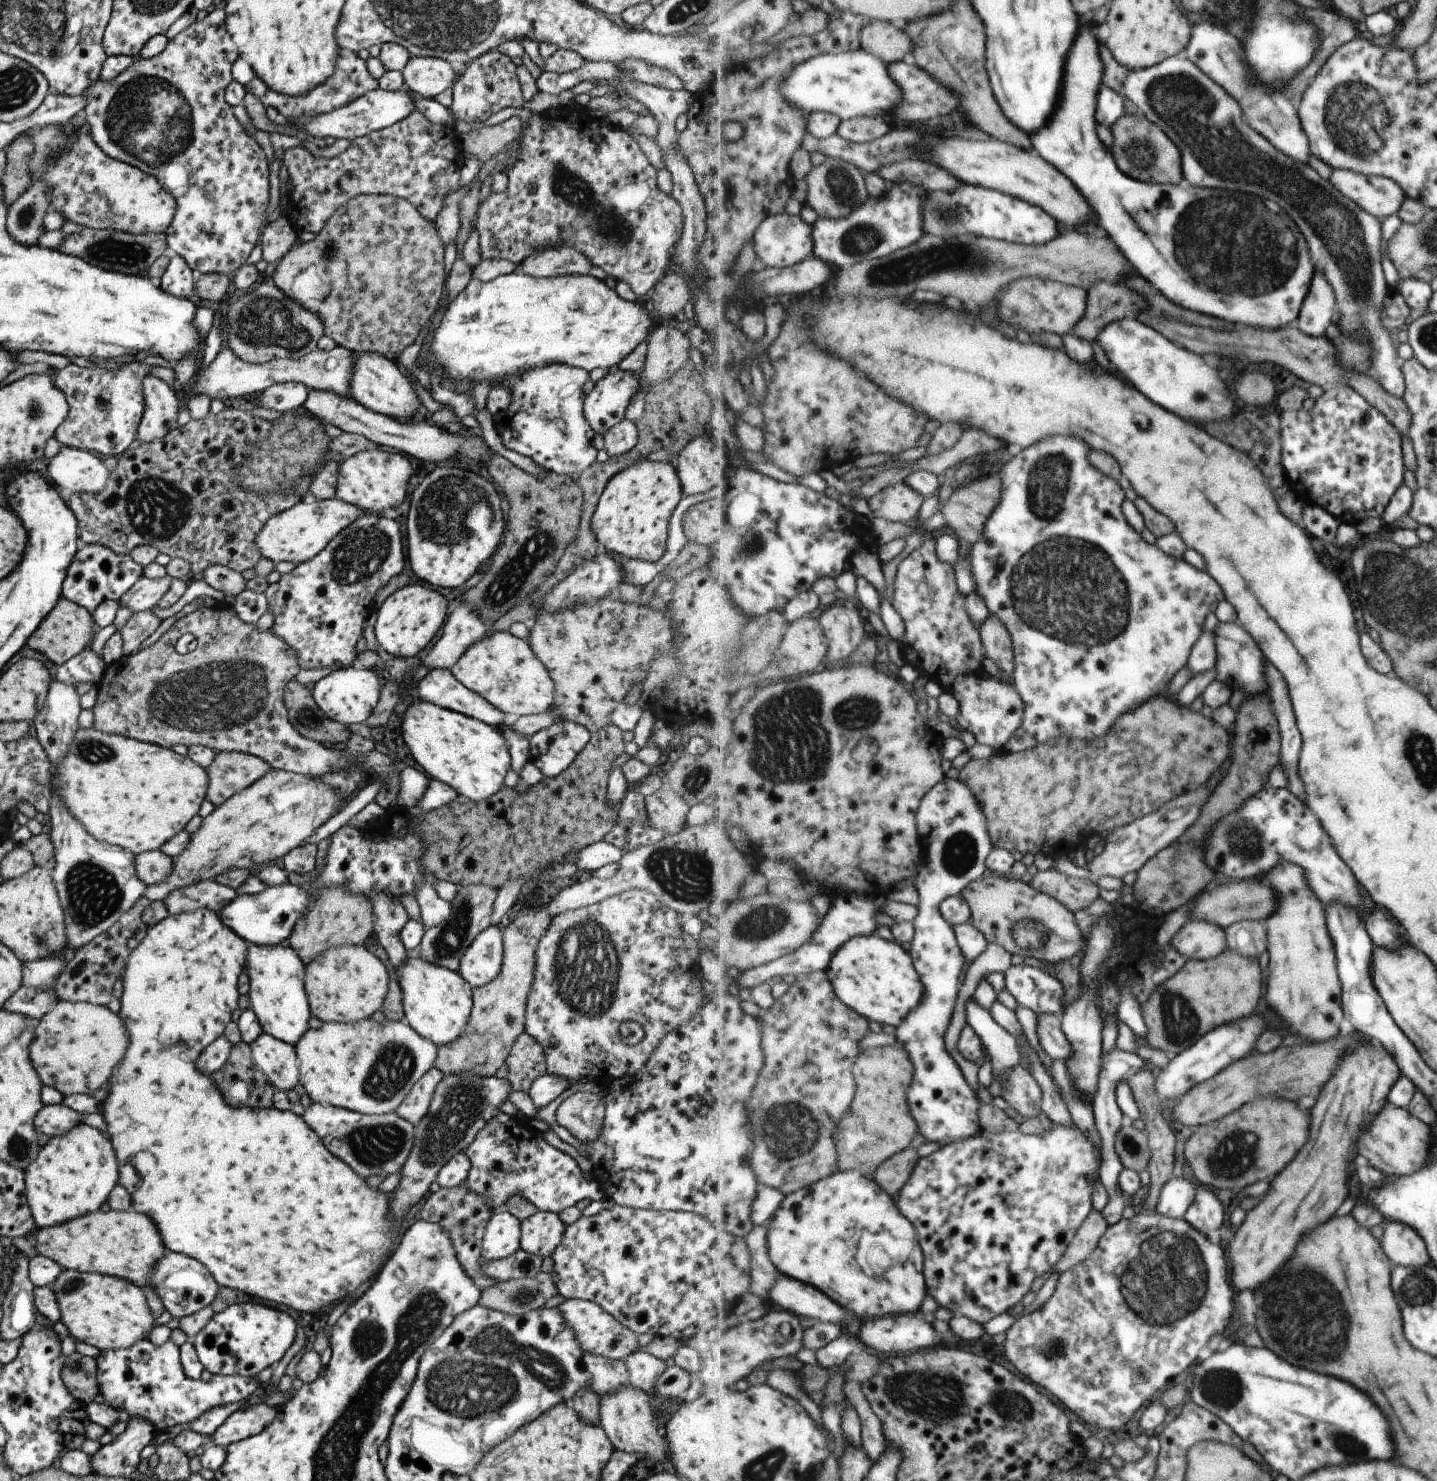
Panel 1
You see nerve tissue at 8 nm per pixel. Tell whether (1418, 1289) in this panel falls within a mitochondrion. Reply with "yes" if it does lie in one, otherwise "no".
yes

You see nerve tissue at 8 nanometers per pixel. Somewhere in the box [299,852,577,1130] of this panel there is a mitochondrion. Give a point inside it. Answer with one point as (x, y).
(395, 1064)

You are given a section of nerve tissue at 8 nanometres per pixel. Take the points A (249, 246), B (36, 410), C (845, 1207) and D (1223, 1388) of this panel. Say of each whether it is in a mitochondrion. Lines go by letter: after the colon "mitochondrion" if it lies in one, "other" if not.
A: other
B: mitochondrion
C: other
D: mitochondrion

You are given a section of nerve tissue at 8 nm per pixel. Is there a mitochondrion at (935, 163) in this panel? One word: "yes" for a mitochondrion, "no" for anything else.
no

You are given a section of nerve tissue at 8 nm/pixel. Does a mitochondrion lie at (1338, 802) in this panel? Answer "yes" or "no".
no

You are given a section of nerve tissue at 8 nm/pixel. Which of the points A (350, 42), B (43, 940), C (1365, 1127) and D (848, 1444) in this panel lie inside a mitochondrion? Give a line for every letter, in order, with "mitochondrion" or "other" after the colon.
A: other
B: mitochondrion
C: other
D: other

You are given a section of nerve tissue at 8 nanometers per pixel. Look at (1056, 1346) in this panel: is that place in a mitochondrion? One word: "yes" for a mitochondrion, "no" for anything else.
yes

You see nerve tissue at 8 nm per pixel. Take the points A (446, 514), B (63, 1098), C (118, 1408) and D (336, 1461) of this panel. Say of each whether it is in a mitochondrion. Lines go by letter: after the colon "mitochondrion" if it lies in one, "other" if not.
A: mitochondrion
B: other
C: other
D: mitochondrion

